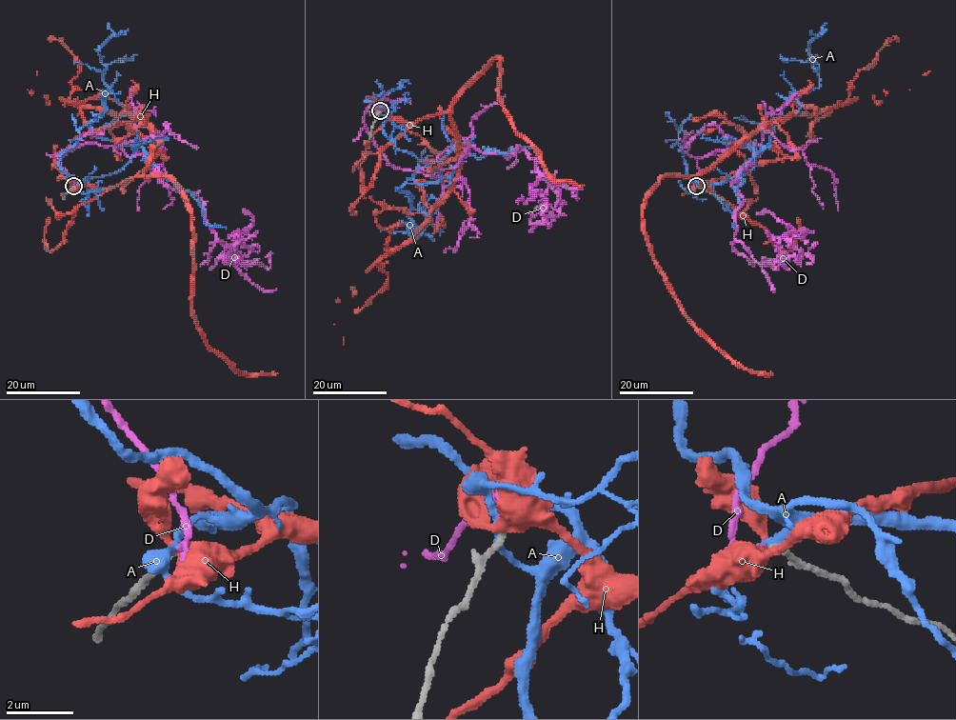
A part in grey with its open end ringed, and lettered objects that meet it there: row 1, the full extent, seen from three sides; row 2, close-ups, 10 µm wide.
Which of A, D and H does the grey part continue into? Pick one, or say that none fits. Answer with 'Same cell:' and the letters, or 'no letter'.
Same cell: D

